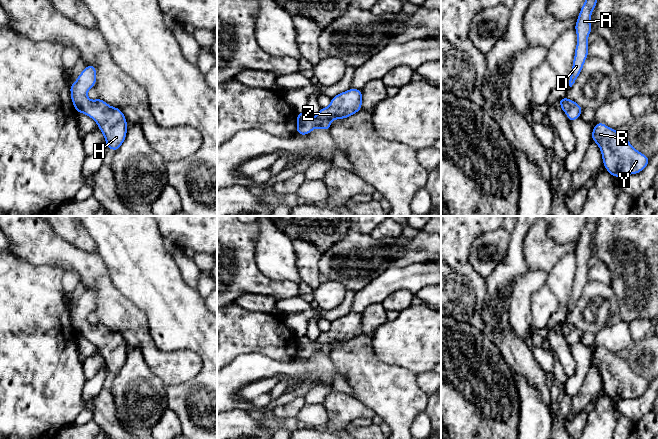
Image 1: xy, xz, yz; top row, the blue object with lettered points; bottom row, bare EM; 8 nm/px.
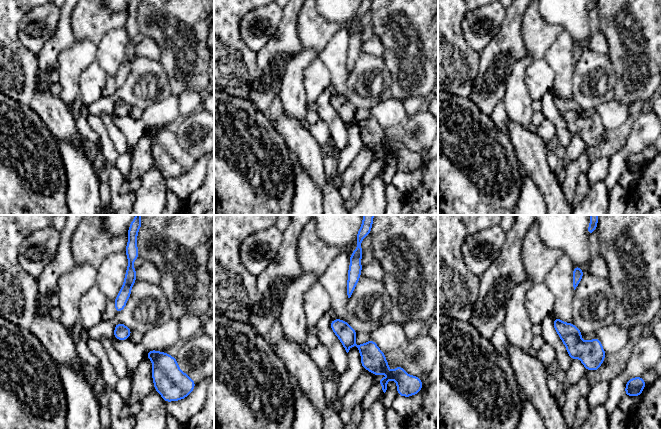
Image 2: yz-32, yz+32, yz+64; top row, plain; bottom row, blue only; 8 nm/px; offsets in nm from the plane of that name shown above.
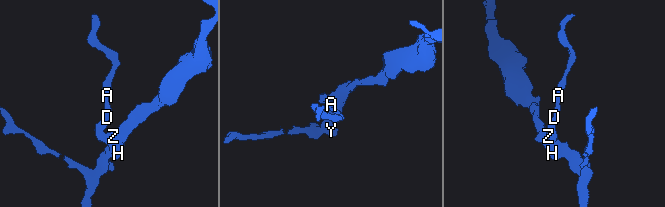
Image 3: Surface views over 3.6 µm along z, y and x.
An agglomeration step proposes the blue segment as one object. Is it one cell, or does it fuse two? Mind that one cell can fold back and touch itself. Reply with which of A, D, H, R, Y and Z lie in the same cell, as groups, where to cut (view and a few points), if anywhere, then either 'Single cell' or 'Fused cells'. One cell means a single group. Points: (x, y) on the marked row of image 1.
Groups: A D H R Y Z. No split. Single cell

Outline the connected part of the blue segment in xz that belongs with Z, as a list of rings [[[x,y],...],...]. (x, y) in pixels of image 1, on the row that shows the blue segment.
[[[349,89],[331,98],[327,108],[319,109],[316,117],[306,111],[297,114],[297,134],[307,135],[313,129],[328,130],[334,119],[344,119],[361,110],[362,92],[359,89]]]

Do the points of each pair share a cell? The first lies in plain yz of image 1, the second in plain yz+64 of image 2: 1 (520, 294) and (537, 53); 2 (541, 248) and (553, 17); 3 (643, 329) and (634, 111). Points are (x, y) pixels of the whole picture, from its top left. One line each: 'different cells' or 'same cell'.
1: different cells
2: different cells
3: same cell

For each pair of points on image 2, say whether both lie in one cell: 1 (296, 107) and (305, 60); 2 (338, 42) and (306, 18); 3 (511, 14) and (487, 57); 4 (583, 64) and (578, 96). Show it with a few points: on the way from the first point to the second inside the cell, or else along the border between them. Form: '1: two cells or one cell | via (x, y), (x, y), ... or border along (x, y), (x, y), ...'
1: one cell | via (295, 95), (295, 72)
2: two cells | border along (342, 28), (333, 35), (318, 56)
3: one cell | via (511, 25), (510, 34), (498, 46)
4: one cell | via (580, 72), (577, 79), (577, 88)

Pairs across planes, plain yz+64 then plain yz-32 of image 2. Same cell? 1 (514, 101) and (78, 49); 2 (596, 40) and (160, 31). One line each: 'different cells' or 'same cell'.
1: same cell
2: different cells

